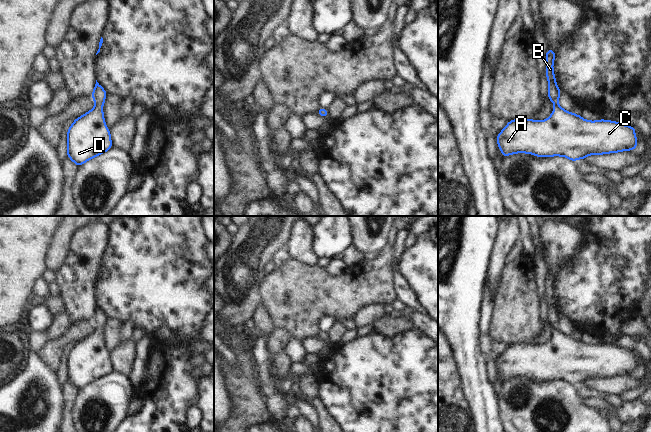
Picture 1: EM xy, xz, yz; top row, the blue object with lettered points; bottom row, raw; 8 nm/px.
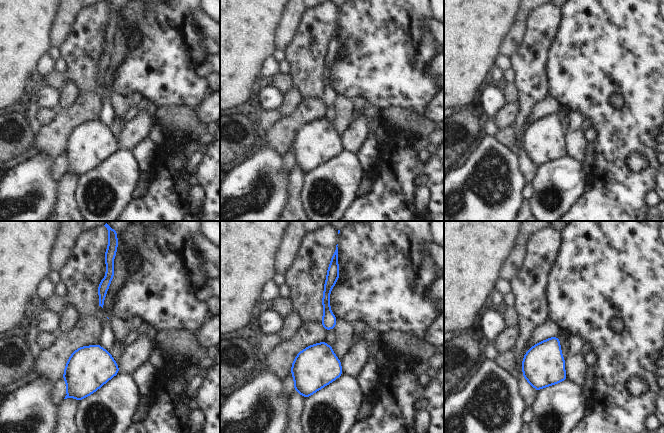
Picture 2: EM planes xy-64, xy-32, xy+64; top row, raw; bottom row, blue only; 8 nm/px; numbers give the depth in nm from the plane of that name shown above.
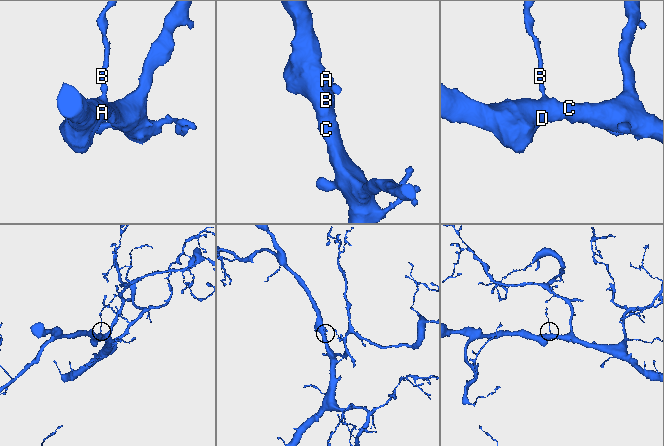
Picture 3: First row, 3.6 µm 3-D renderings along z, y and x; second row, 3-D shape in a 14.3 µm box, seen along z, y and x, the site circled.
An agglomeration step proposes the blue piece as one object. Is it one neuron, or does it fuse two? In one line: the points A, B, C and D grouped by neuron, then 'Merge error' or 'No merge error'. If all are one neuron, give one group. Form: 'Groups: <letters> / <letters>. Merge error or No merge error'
Groups: A B C D. No merge error

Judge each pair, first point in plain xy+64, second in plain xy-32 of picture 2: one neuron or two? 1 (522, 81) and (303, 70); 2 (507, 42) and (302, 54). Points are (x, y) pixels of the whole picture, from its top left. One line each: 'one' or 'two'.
1: one
2: two

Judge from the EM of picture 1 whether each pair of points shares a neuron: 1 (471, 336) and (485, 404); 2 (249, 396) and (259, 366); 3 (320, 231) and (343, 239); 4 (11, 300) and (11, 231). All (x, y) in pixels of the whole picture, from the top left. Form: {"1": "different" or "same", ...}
{"1": "same", "2": "different", "3": "same", "4": "same"}

